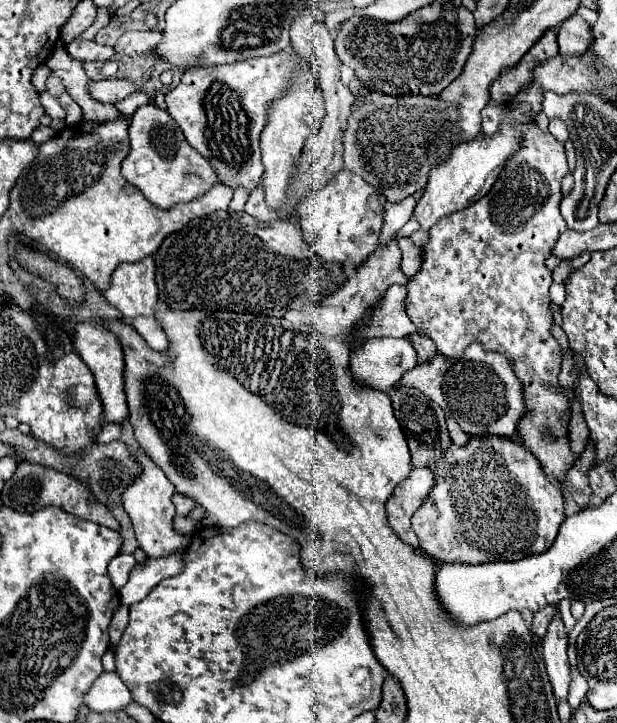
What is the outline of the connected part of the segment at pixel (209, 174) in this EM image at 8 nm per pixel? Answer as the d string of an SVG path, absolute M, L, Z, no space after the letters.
M153 104L135 110L129 124L129 140L131 152L121 164L121 174L161 210L169 210L181 202L191 202L211 186L221 184L219 176L215 176L211 170L211 164L207 164L207 160L187 144L175 120L171 120L165 110Z

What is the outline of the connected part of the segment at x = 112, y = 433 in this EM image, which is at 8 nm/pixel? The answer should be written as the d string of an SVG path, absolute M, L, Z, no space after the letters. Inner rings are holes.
M104 423L101 432L95 437L95 442L107 443L113 440L119 440L122 427L122 423Z

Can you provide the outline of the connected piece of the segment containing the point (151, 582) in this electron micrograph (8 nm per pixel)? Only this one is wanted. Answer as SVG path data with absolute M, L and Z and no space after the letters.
M165 556L165 558L147 558L143 564L135 564L129 572L127 584L119 590L121 604L131 606L141 602L153 586L157 586L163 578L175 576L183 570L181 556Z

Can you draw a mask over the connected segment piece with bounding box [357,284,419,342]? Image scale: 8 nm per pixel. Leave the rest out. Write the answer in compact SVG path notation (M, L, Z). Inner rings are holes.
M394 284L383 294L383 304L375 308L375 314L369 318L369 324L359 328L359 340L369 340L377 336L393 336L393 338L407 338L419 330L409 320L403 310L403 302L407 294L406 286Z

